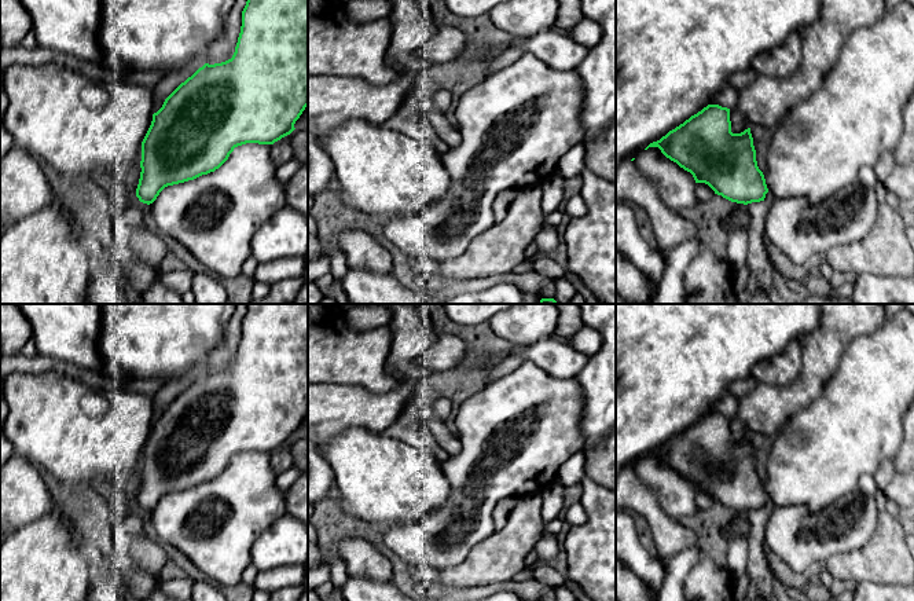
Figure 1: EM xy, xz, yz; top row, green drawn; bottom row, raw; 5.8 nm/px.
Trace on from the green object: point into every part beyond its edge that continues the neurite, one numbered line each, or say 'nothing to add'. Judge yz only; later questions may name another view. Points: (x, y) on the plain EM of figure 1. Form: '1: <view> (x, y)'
nothing to add

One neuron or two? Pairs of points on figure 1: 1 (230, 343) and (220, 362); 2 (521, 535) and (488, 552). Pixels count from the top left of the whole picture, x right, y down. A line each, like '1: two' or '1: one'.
1: one
2: one

